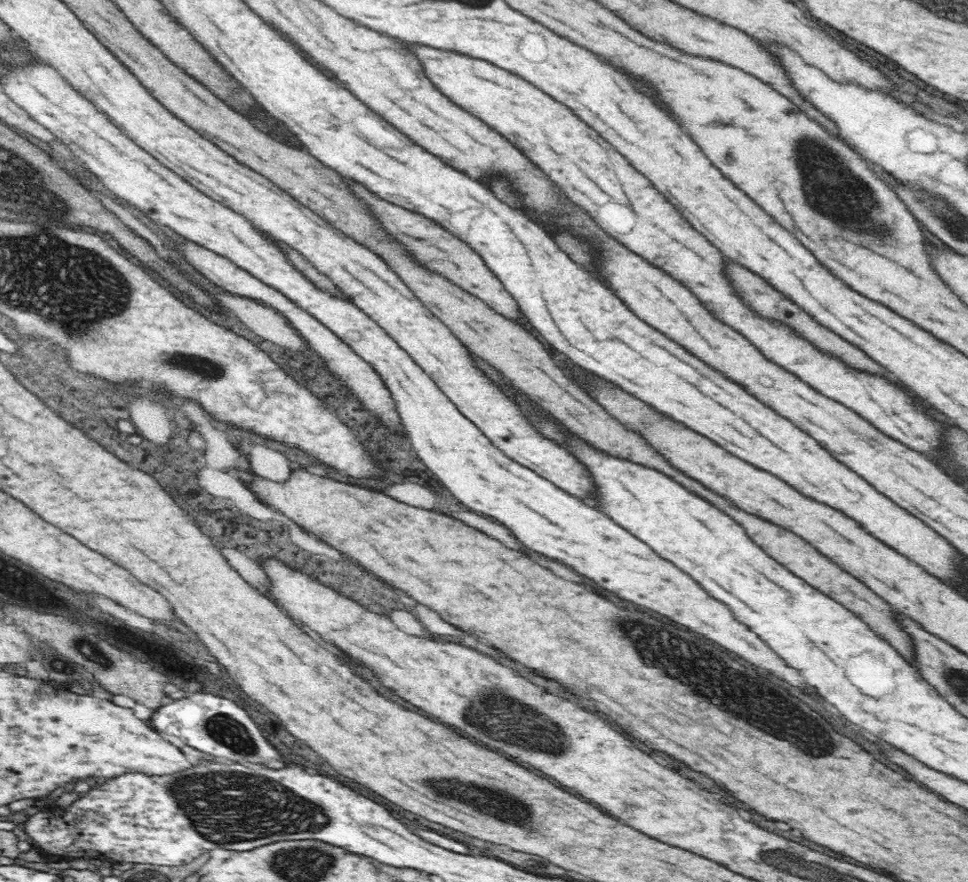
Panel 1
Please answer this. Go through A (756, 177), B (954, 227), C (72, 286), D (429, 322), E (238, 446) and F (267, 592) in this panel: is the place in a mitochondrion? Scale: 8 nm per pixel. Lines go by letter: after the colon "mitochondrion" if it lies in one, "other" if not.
A: other
B: mitochondrion
C: mitochondrion
D: other
E: other
F: other

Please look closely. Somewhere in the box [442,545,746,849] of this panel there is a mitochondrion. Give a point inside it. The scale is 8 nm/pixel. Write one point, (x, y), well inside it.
(496, 715)

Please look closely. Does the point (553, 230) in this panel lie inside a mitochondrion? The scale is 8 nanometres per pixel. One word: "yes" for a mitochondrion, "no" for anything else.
no

